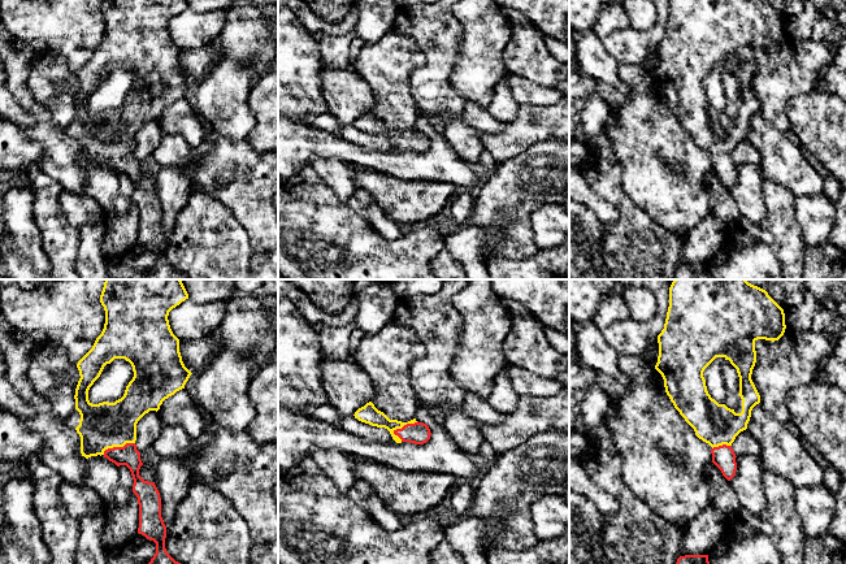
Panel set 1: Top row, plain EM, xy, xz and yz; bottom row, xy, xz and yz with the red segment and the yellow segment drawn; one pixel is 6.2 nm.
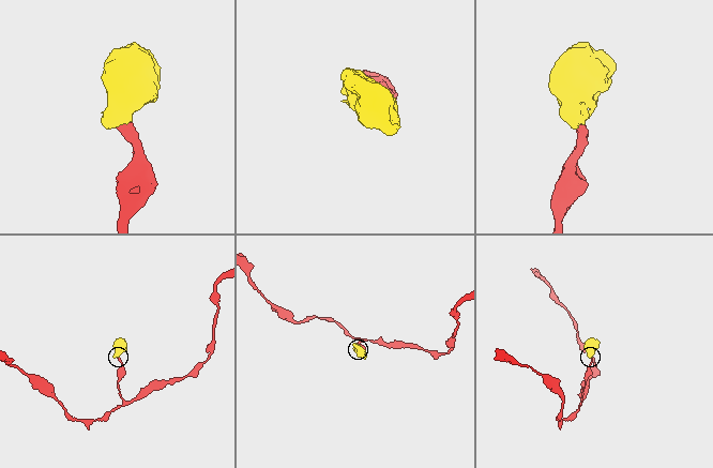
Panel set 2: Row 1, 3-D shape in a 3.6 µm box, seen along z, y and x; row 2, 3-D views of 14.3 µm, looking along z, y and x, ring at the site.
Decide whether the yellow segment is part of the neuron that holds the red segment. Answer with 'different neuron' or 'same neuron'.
same neuron

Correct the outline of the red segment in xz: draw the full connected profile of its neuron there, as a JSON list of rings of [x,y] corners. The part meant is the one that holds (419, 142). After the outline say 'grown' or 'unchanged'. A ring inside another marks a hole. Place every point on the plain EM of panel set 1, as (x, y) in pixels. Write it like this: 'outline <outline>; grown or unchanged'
outline [[[372,110],[359,117],[353,125],[361,131],[387,138],[396,152],[409,151],[424,153],[431,144],[426,133],[418,131],[416,127],[408,131],[390,129],[383,121],[378,120]]]; grown

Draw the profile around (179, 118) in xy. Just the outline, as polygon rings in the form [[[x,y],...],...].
[[[185,97],[165,108],[157,121],[162,134],[181,135],[191,148],[198,147],[208,134],[199,113]]]

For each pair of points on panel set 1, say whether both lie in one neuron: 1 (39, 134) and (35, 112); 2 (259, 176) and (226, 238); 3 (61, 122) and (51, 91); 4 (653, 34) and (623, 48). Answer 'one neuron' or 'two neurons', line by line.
1: one neuron
2: two neurons
3: one neuron
4: one neuron

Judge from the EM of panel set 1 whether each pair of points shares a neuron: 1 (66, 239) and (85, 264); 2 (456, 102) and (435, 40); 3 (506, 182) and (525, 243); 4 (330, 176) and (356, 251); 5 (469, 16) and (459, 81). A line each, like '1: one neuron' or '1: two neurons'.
1: two neurons
2: one neuron
3: one neuron
4: two neurons
5: one neuron

